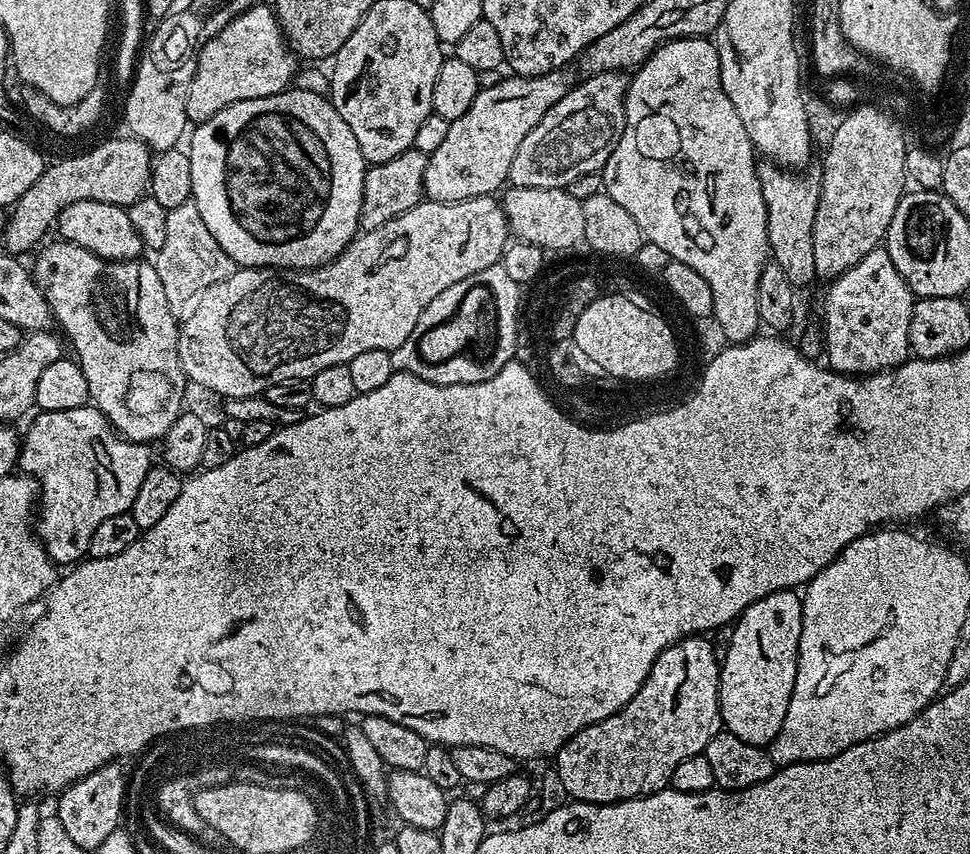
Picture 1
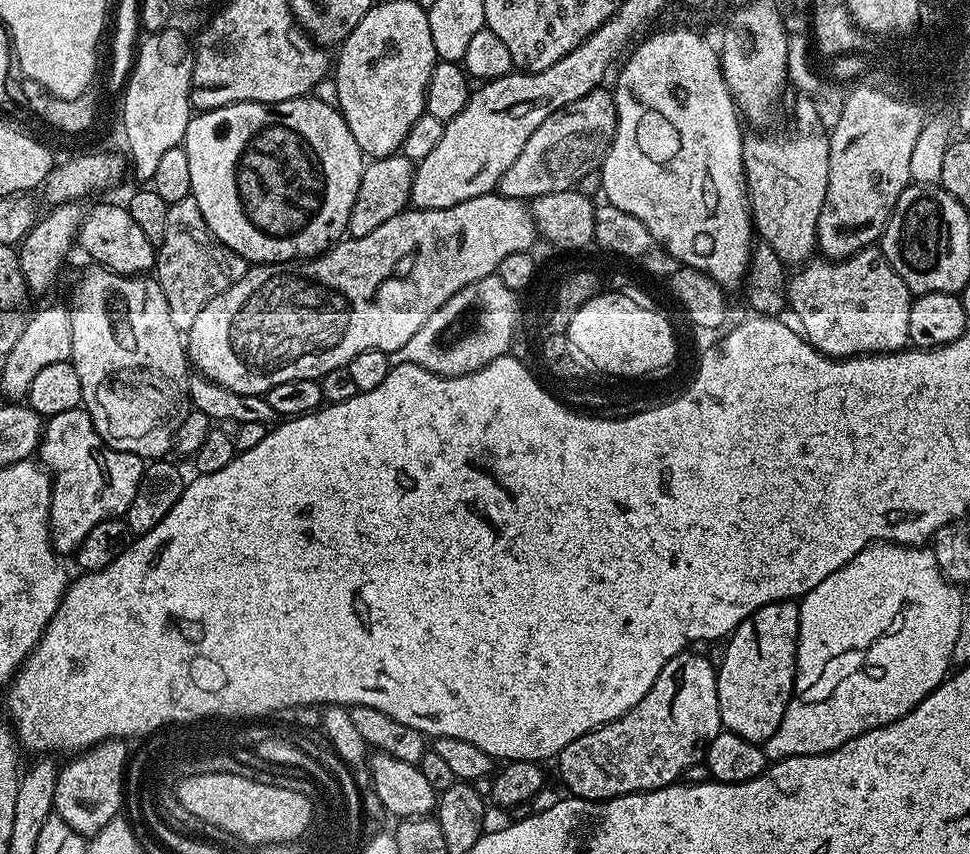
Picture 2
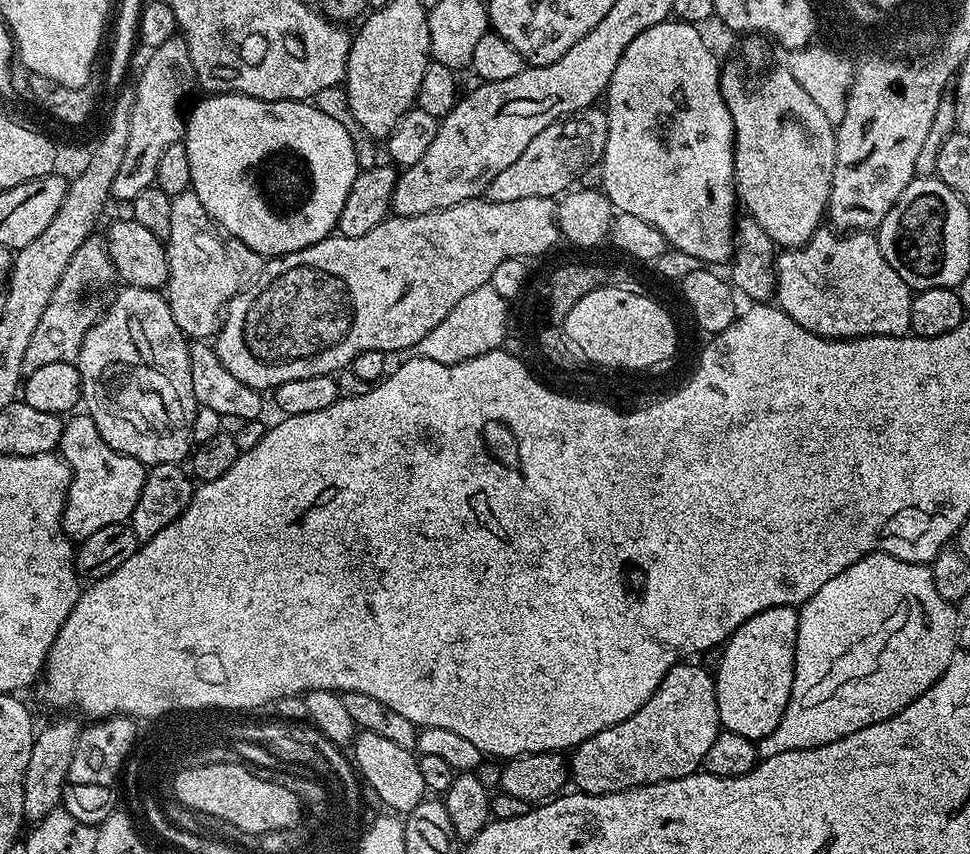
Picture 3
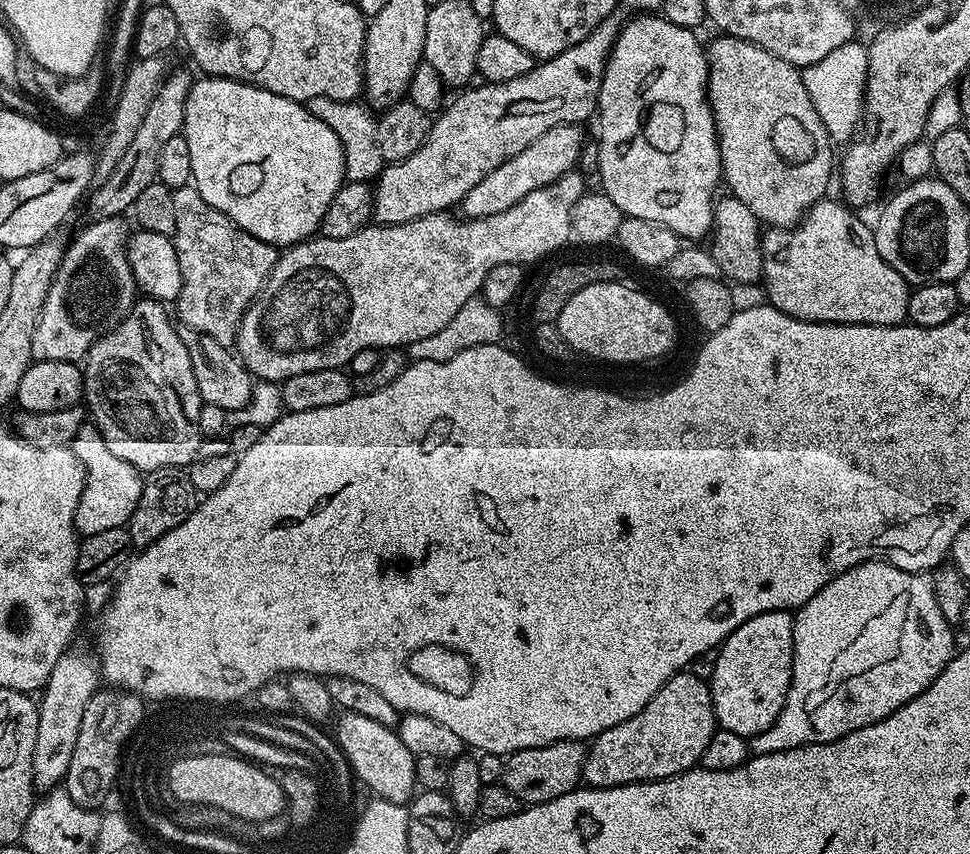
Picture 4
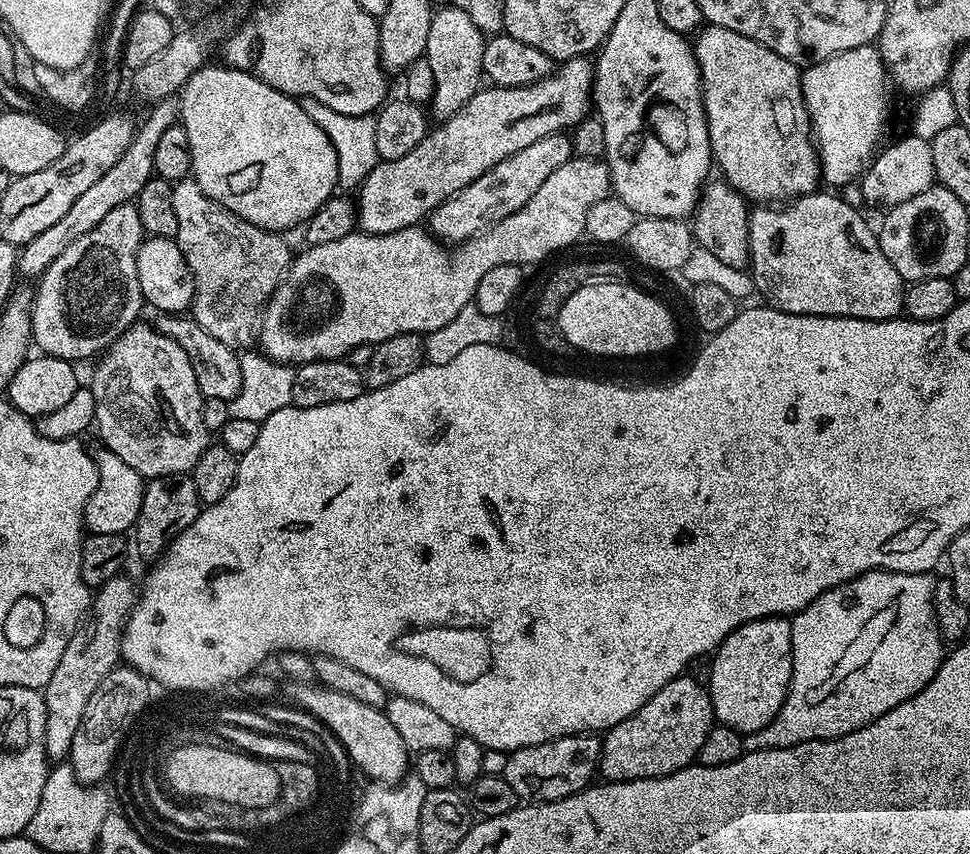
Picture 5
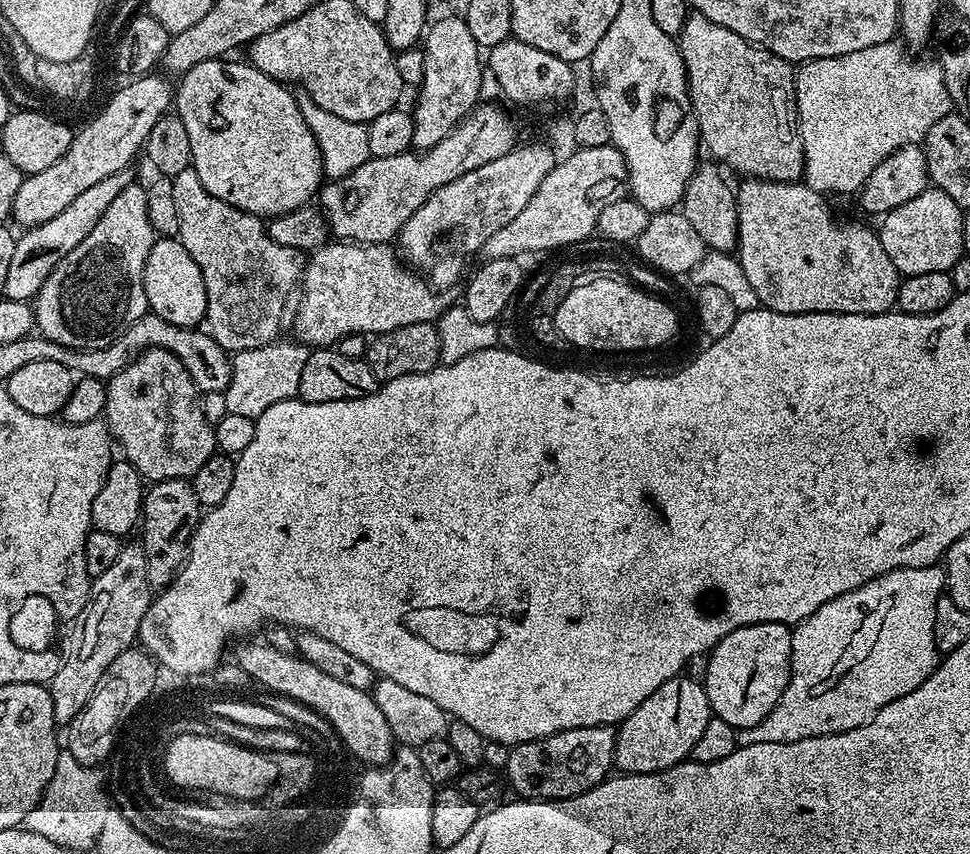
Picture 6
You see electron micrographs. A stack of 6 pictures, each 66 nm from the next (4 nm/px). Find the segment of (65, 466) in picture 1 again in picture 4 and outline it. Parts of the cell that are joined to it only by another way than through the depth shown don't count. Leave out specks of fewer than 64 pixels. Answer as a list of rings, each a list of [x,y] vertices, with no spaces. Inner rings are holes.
[[[85,422],[80,428],[74,444],[75,454],[84,467],[84,489],[76,511],[77,533],[86,537],[102,534],[102,530],[125,527],[134,514],[134,506],[138,506],[138,498],[142,498],[144,476],[140,469],[130,466],[130,462],[122,462],[118,454],[112,453],[100,431],[91,422]]]

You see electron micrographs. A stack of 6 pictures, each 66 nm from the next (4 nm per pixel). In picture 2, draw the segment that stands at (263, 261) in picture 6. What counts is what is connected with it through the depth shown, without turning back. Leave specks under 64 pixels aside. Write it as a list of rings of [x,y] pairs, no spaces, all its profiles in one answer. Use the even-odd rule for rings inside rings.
[[[193,196],[168,205],[166,234],[162,234],[162,242],[158,245],[154,278],[162,286],[162,294],[166,294],[170,319],[181,334],[187,334],[190,326],[194,326],[194,320],[202,314],[206,302],[238,282],[249,267],[249,261],[228,249],[212,233],[210,226],[206,226],[206,218],[202,218],[202,210],[198,210],[198,202]]]

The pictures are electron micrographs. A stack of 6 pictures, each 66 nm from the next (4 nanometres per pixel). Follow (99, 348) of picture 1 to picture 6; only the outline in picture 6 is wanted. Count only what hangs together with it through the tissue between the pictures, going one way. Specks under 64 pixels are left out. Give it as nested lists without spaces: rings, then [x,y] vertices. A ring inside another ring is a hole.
[[[148,348],[135,357],[118,374],[106,381],[106,406],[103,419],[106,421],[113,441],[122,451],[123,459],[140,471],[145,481],[188,480],[202,465],[217,455],[216,430],[213,424],[206,422],[200,408],[200,400],[186,366],[170,350]]]

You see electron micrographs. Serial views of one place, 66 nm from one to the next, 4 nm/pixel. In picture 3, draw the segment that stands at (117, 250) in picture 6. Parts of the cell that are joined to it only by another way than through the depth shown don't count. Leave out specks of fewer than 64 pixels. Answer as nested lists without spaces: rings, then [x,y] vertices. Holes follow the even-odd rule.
[[[89,236],[86,242],[82,242],[82,246],[78,246],[74,258],[70,258],[70,266],[66,266],[50,298],[50,306],[46,306],[46,311],[42,313],[42,322],[38,322],[34,329],[30,346],[26,346],[23,369],[25,373],[38,370],[38,366],[50,366],[50,362],[76,361],[86,334],[100,319],[100,299],[103,298],[104,291],[111,286],[112,279],[117,279],[118,273],[108,256],[105,241],[101,237],[99,240],[98,236]]]

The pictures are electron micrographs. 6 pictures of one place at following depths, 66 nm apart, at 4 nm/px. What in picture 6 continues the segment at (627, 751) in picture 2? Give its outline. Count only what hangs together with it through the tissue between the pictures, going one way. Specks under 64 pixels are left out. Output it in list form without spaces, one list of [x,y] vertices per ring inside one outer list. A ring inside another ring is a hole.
[[[681,674],[670,678],[670,682],[662,682],[616,728],[615,767],[624,774],[654,774],[685,763],[691,757],[694,742],[702,738],[702,730],[706,730],[706,722],[712,718],[712,707],[699,679],[691,680],[688,674]]]

